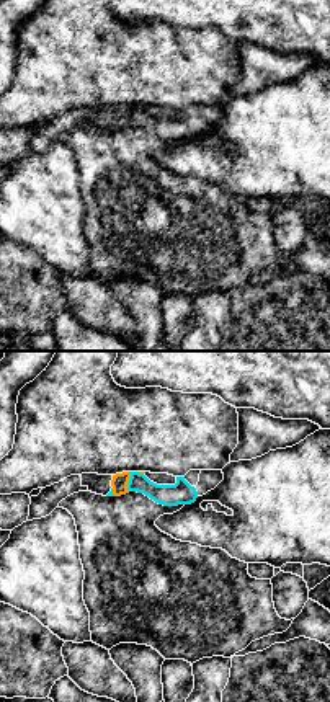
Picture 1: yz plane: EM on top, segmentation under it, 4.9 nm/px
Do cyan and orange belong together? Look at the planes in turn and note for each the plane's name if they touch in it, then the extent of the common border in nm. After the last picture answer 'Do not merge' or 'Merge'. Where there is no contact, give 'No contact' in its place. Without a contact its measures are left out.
Touches cyan in yz. Shared border 100 nm

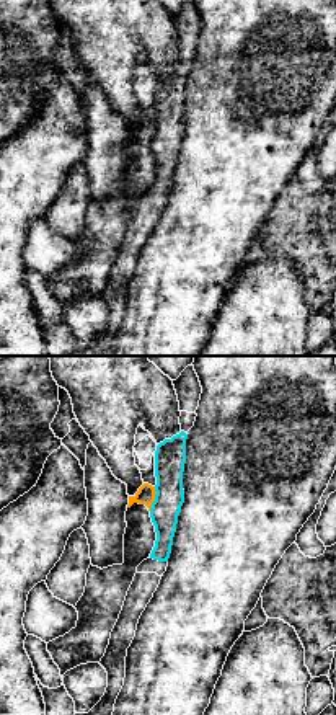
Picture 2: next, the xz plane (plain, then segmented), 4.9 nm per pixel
Touches cyan in xz. Shared border 120 nm

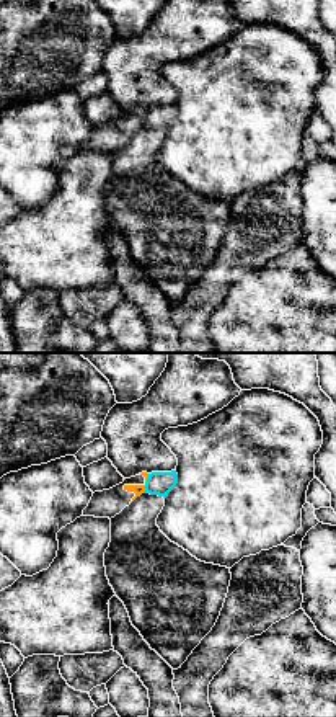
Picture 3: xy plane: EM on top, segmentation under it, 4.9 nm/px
Touches cyan in xy. Shared border 40 nm

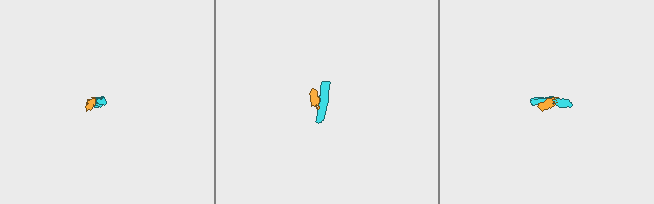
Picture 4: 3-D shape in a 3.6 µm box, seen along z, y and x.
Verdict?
Do not merge

